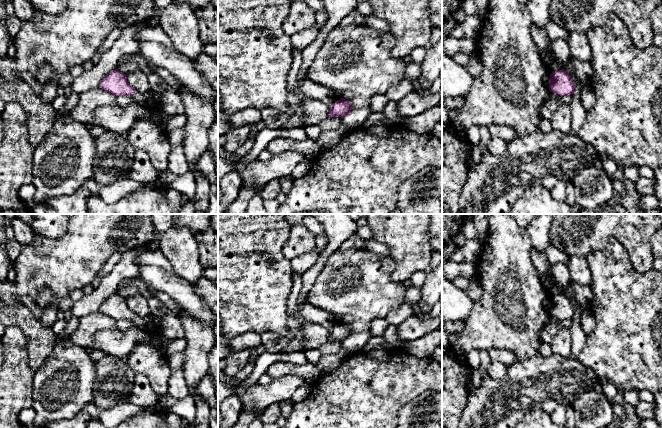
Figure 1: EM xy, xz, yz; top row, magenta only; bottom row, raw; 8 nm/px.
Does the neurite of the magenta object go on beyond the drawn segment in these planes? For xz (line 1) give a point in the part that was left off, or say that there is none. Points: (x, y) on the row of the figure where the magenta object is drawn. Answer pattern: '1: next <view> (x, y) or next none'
1: next none

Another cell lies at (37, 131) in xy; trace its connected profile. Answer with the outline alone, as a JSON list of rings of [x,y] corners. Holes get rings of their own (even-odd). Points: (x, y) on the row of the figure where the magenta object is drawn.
[[[0,77],[0,98],[6,104],[19,103],[27,117],[29,142],[35,148],[45,138],[56,119],[51,103],[44,102],[25,82],[11,83]]]

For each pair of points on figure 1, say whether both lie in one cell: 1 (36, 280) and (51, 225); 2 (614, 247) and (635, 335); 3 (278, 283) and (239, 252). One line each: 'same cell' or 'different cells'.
1: different cells
2: same cell
3: same cell

